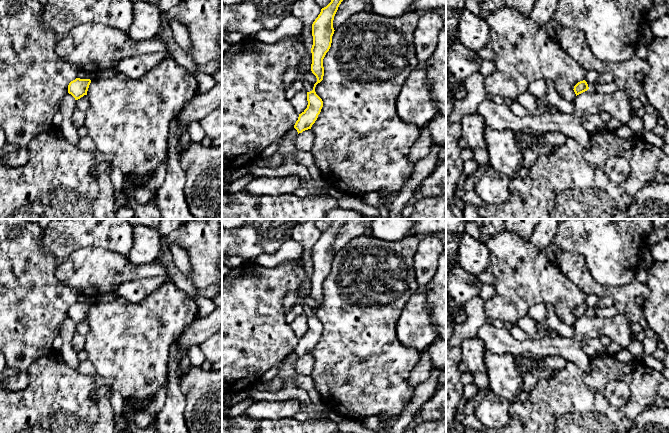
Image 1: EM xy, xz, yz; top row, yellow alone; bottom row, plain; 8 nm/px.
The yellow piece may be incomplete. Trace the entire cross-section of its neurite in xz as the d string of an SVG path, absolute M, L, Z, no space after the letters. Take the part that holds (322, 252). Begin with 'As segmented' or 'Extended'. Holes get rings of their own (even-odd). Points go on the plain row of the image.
As segmented. M332 219L331 226L326 231L321 233L320 238L312 248L313 269L311 272L311 277L312 277L311 295L316 300L317 306L314 308L313 314L307 316L307 325L308 325L307 332L301 338L299 338L298 344L294 349L294 352L297 354L298 358L302 357L305 354L311 353L312 349L317 344L318 339L320 338L321 333L323 331L323 325L316 318L315 311L318 307L320 307L323 304L323 300L324 300L323 283L331 271L332 260L335 255L333 252L334 240L338 234L339 229L343 224L345 224L347 220L348 219Z

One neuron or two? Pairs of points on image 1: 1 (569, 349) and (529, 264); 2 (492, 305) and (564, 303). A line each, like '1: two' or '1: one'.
1: two
2: one

